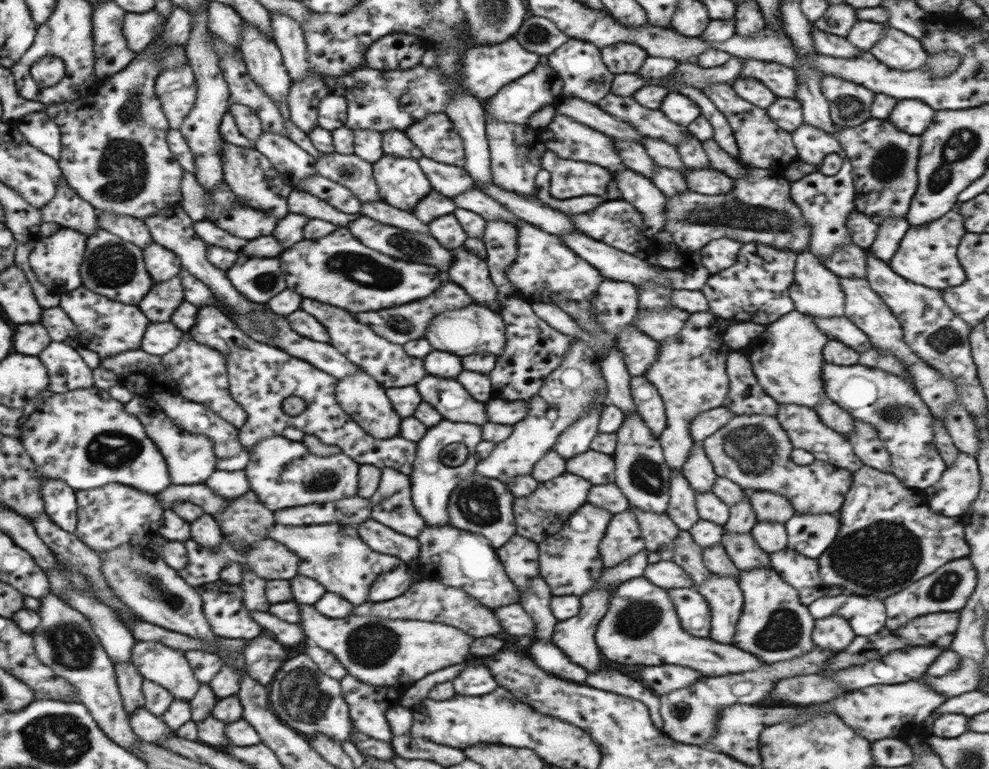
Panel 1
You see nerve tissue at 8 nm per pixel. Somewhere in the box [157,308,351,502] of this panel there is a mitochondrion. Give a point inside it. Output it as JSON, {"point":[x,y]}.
{"point":[323,480]}

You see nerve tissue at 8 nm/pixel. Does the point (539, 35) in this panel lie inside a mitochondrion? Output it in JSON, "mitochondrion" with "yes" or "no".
{"mitochondrion":"yes"}

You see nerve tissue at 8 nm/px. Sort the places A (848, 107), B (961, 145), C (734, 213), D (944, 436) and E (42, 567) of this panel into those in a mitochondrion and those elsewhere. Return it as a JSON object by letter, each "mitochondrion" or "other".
{"A":"mitochondrion","B":"mitochondrion","C":"mitochondrion","D":"other","E":"other"}

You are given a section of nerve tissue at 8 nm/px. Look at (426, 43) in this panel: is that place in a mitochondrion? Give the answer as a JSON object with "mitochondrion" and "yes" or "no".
{"mitochondrion":"no"}

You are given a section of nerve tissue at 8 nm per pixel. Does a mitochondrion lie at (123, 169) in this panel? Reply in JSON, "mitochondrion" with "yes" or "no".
{"mitochondrion":"yes"}

